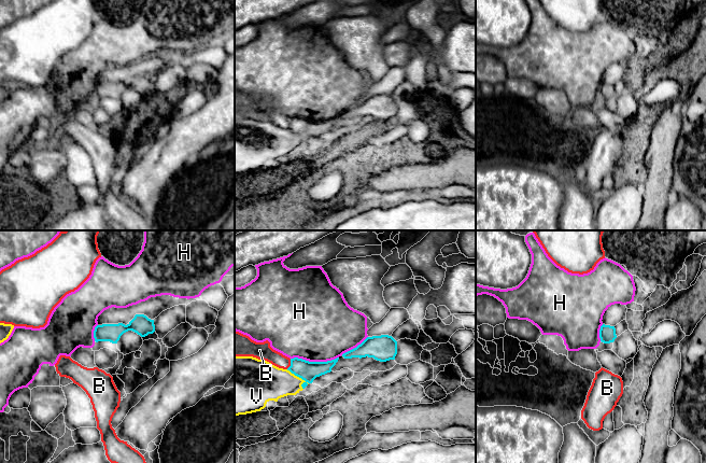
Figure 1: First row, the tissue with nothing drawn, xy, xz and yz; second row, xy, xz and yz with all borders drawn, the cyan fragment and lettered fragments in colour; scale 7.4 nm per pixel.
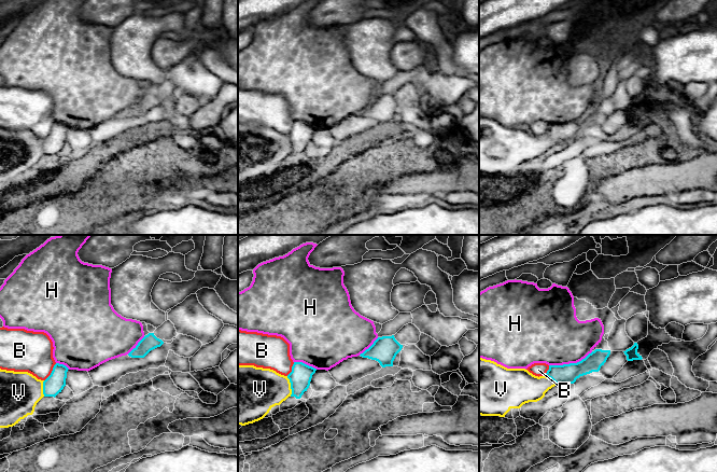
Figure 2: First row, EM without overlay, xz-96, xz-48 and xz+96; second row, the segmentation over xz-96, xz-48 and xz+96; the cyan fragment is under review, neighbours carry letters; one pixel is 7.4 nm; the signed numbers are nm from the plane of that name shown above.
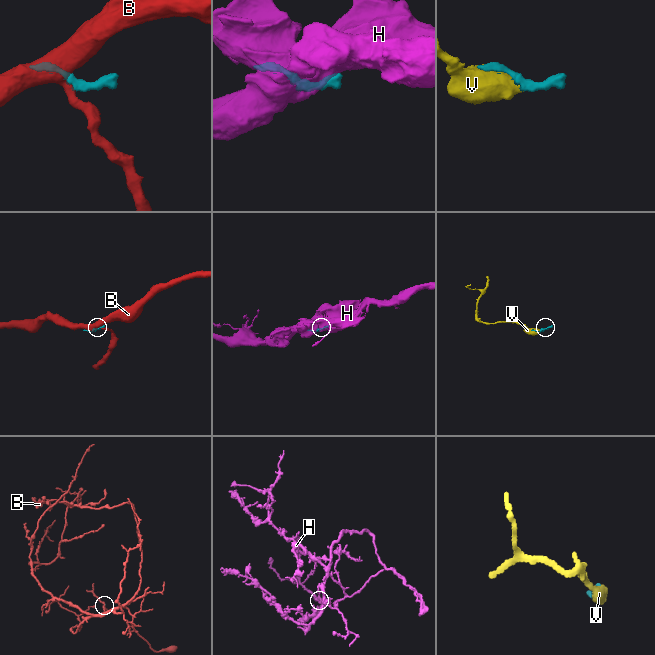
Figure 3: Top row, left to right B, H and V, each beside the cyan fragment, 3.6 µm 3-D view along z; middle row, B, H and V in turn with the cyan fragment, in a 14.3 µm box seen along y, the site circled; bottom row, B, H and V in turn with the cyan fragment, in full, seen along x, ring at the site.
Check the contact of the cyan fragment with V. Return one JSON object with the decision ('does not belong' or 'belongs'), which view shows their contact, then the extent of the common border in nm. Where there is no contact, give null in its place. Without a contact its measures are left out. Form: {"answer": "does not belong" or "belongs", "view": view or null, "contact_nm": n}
{"answer": "belongs", "view": "xz", "contact_nm": 200}

